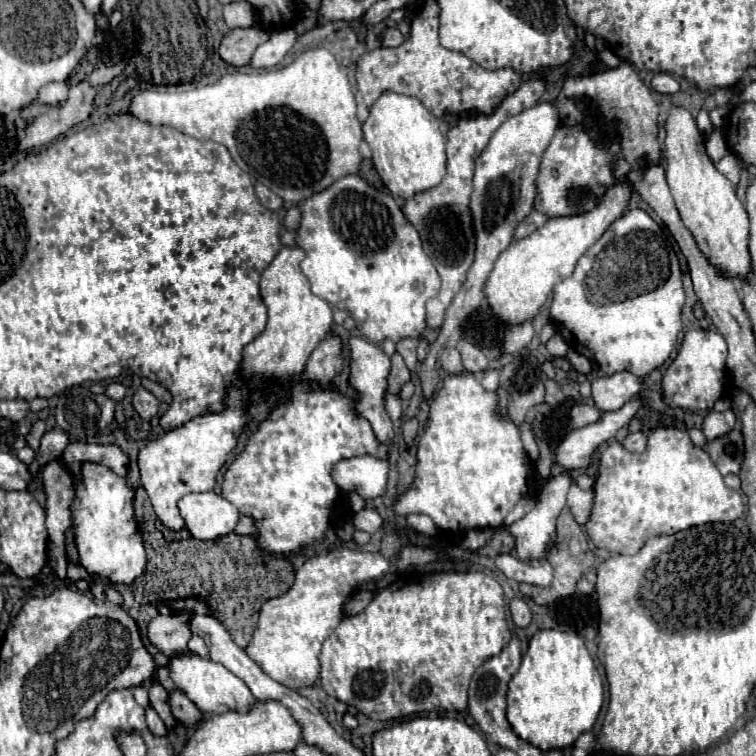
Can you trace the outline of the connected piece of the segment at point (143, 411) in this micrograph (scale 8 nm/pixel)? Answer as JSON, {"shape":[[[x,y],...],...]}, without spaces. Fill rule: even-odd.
{"shape":[[[139,388],[133,396],[133,408],[143,420],[151,420],[159,410],[159,400],[145,388]]]}

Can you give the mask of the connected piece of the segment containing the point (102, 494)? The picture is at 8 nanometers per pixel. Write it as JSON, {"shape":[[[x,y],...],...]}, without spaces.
{"shape":[[[85,462],[81,478],[75,486],[73,500],[73,528],[79,562],[91,576],[105,576],[113,584],[131,584],[147,564],[143,538],[133,518],[133,490],[129,482],[113,474],[107,466]]]}

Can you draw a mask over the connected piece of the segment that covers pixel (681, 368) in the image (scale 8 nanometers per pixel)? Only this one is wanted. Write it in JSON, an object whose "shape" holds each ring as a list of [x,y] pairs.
{"shape":[[[689,330],[677,358],[671,362],[663,376],[663,402],[671,408],[683,410],[711,410],[713,404],[721,398],[723,382],[728,378],[725,358],[727,344],[717,330]]]}

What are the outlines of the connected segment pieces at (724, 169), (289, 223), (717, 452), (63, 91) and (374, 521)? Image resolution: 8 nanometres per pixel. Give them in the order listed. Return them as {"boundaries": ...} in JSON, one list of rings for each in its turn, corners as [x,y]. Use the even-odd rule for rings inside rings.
{"boundaries":[[[[727,154],[725,158],[721,158],[721,160],[715,164],[715,168],[717,168],[725,178],[729,178],[729,182],[731,182],[733,186],[737,186],[737,182],[739,182],[739,166],[737,166],[737,162],[735,162],[735,158],[733,158],[731,154]]],[[[293,206],[293,208],[289,208],[289,210],[287,210],[285,220],[283,220],[283,226],[285,226],[287,230],[297,230],[299,220],[301,220],[301,212],[299,212],[299,208],[297,208],[297,206]]],[[[731,430],[727,436],[715,438],[709,448],[707,448],[709,456],[713,458],[713,462],[717,464],[719,472],[723,476],[727,474],[739,474],[741,462],[743,462],[743,436],[741,430]]],[[[67,81],[49,83],[41,88],[33,103],[51,106],[61,104],[67,99],[69,88]]],[[[363,508],[363,510],[359,510],[353,516],[353,524],[355,524],[357,530],[365,530],[365,532],[373,534],[373,532],[377,532],[381,528],[383,520],[381,520],[381,516],[373,508]]]]}

